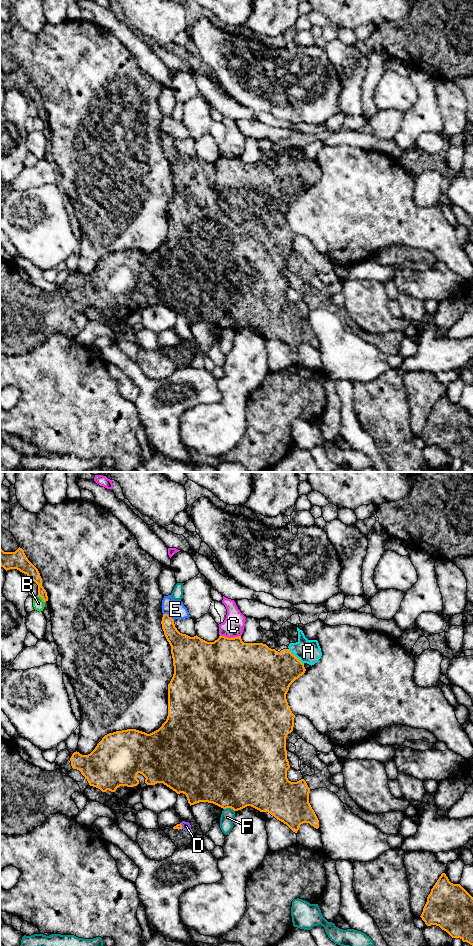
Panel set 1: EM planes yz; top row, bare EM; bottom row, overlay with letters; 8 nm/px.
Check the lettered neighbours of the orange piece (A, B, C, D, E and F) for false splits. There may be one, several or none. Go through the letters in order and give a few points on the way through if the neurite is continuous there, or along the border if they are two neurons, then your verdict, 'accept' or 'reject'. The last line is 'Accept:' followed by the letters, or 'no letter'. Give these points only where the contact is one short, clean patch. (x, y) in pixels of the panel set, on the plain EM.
A: across yz (270, 193), (285, 187), (296, 177), (301, 172), (308, 171) | accept
B: reject
C: along yz (220, 154), (226, 157), (240, 156) | reject
D: along yz (180, 343), (182, 348) | reject
E: reject
F: reject
Accept: A

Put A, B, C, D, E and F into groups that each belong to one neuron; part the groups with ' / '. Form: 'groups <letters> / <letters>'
groups A / B / C / D / E / F

